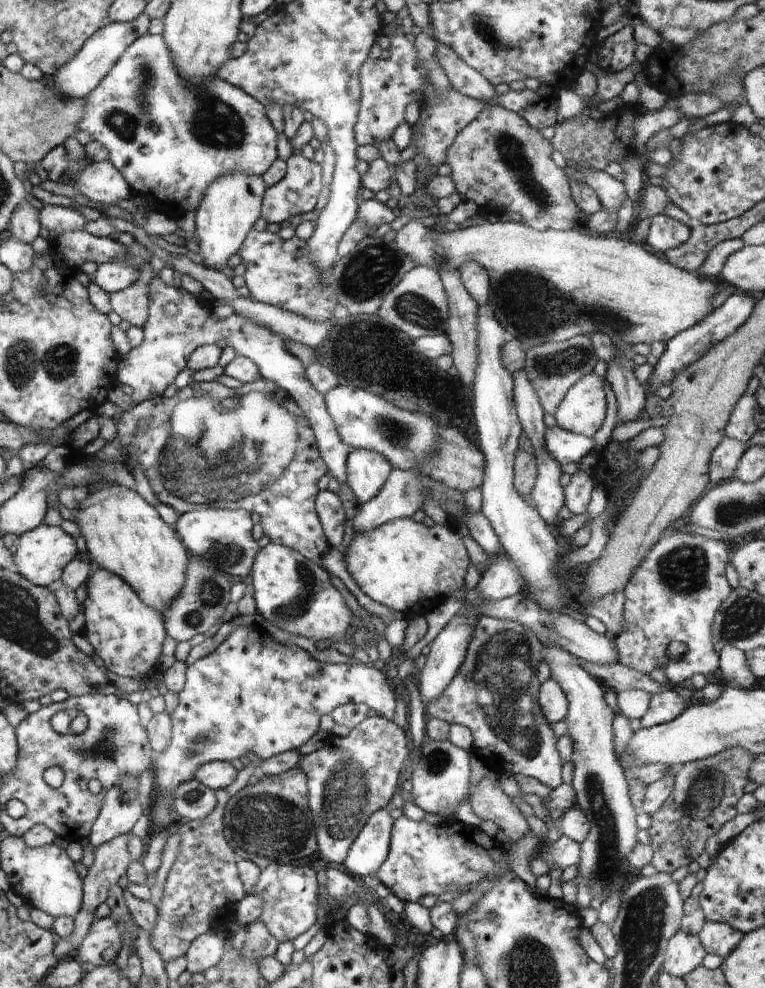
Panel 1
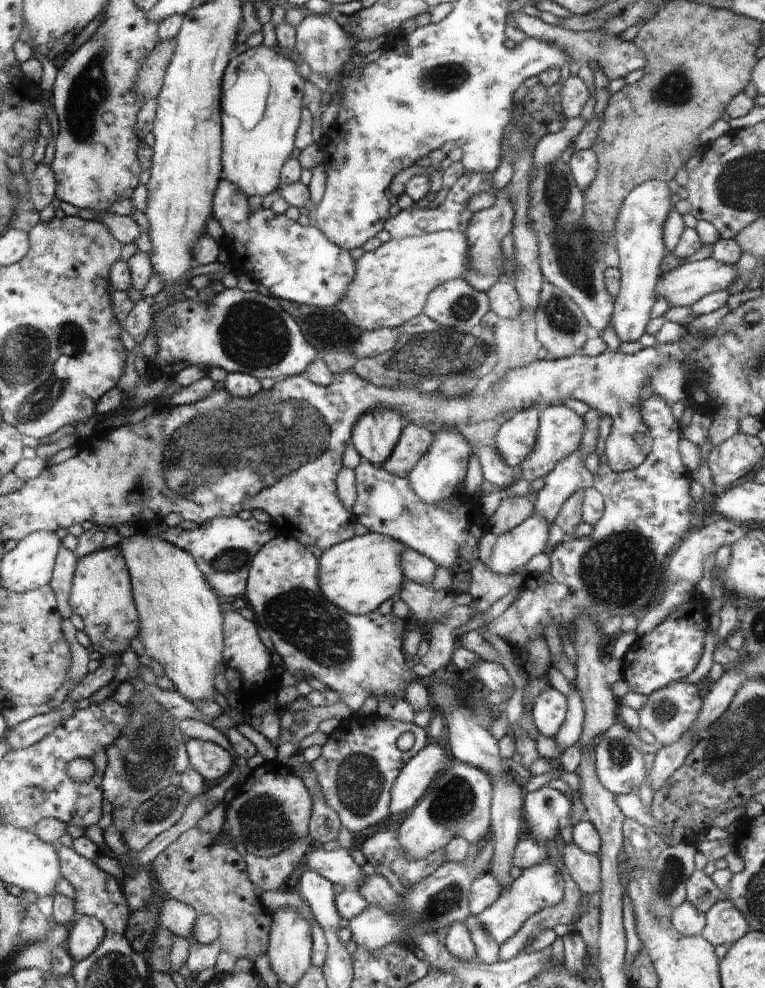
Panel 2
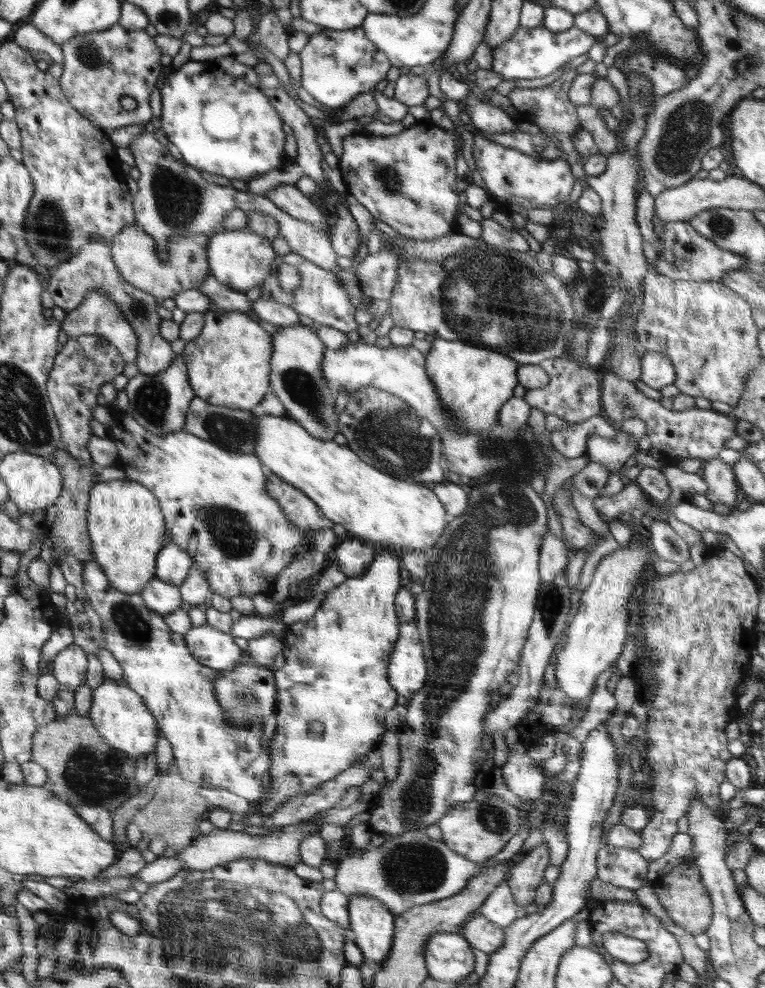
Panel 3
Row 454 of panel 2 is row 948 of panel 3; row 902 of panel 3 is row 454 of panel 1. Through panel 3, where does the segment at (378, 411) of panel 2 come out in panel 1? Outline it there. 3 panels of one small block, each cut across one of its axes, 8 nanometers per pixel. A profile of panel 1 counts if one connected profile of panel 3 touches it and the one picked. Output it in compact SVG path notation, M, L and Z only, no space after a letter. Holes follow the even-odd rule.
M352 449L349 452L346 470L350 490L358 504L372 500L383 489L393 466L387 458L368 449Z

